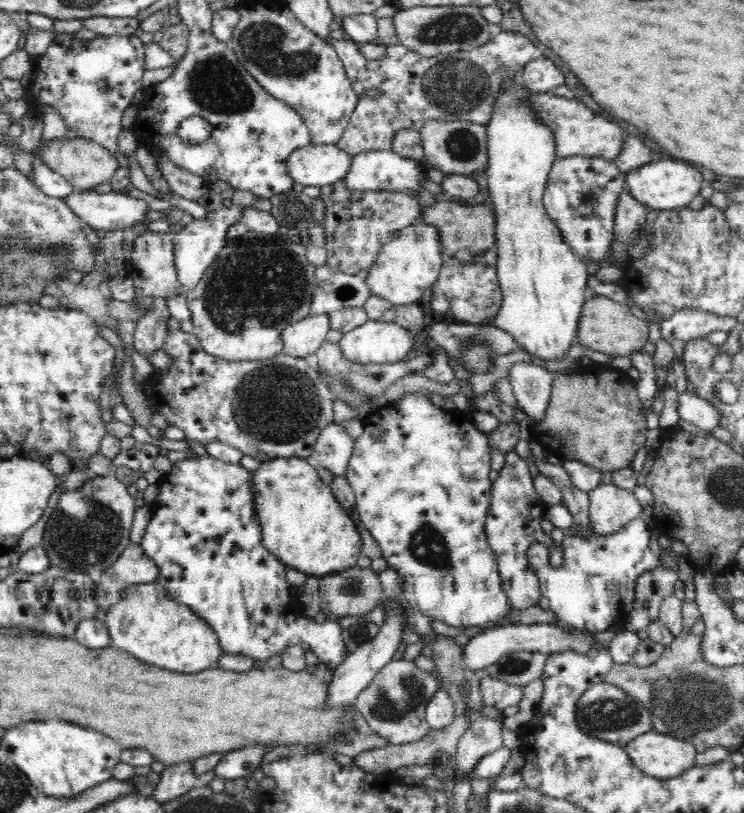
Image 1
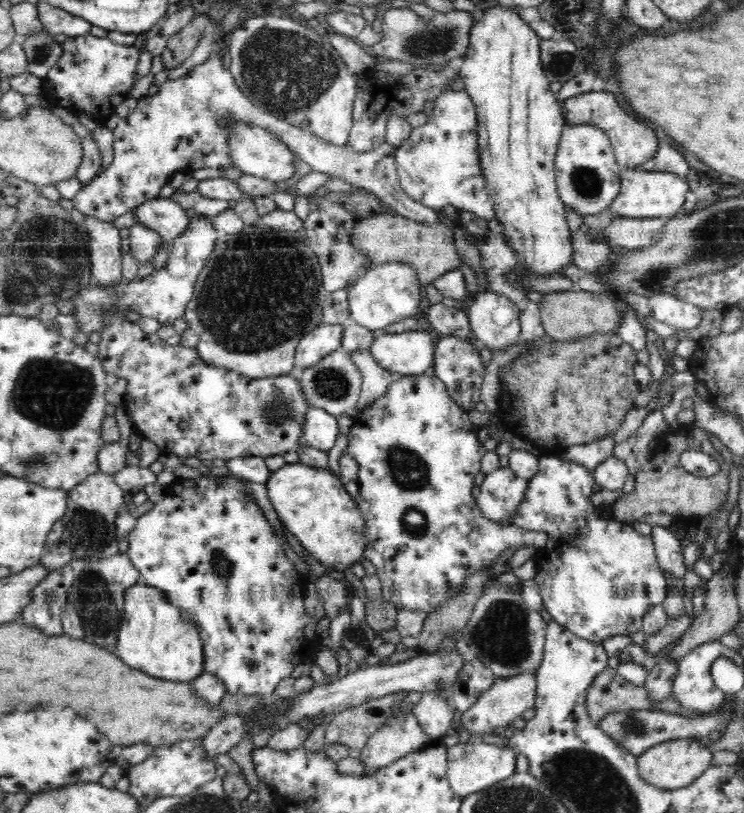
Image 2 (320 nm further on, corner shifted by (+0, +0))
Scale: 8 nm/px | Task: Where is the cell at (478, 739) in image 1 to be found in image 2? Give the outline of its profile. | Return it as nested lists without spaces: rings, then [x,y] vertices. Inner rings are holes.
[[[522,673],[516,676],[497,678],[491,688],[461,716],[461,726],[470,734],[491,734],[498,726],[510,726],[522,712],[530,710],[537,698],[536,673]]]

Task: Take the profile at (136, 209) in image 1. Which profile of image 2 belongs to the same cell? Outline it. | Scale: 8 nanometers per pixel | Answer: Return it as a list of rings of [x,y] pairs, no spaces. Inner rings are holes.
[[[156,196],[134,208],[136,223],[144,224],[162,236],[163,244],[169,244],[186,231],[191,218],[186,210],[169,198]]]

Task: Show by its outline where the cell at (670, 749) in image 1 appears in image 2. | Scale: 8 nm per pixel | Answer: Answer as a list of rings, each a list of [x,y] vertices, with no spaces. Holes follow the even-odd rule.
[[[680,738],[661,742],[645,750],[637,757],[637,768],[648,783],[666,790],[684,788],[692,784],[704,771],[712,766],[713,752],[699,740]]]

